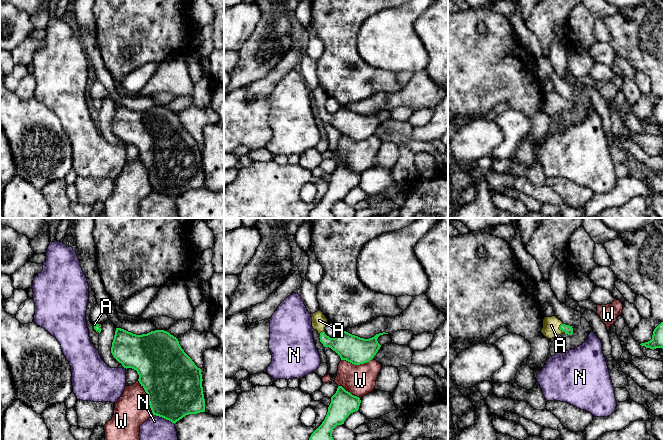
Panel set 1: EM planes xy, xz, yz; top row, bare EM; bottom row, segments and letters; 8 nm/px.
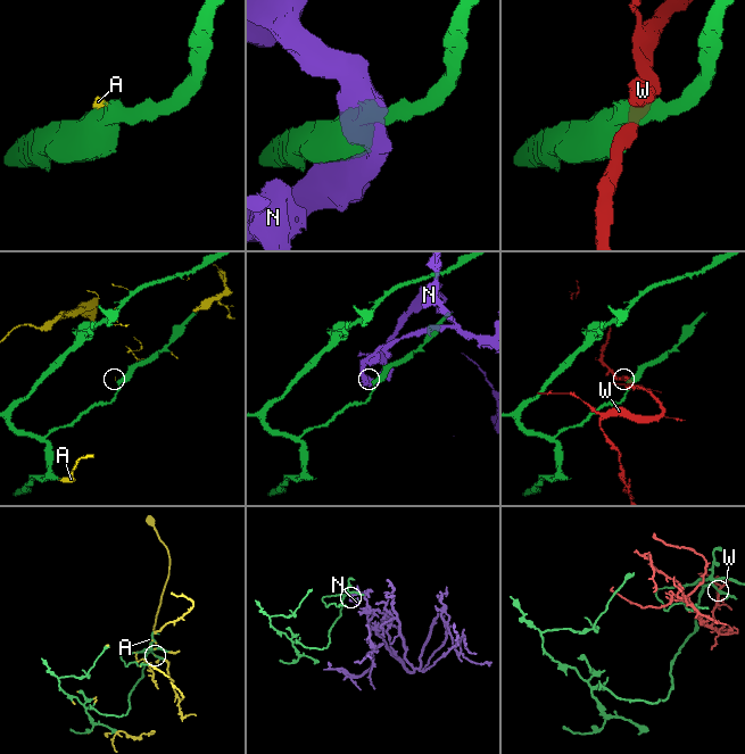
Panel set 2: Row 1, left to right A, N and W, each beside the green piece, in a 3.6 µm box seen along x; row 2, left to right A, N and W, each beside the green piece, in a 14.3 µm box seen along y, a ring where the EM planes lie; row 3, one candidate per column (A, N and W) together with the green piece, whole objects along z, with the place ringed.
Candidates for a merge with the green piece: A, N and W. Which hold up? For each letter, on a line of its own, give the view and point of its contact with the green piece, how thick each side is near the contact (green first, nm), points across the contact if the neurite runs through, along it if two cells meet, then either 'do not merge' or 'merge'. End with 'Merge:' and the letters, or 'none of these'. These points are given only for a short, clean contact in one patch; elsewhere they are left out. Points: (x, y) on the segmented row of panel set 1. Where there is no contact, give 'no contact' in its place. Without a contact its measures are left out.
A: yz (560, 329) | 70/130 nm | merge
N: xy (164, 418) | 440/190 nm | do not merge
W: xy (148, 397) | 460/280 nm | do not merge
Merge: A

